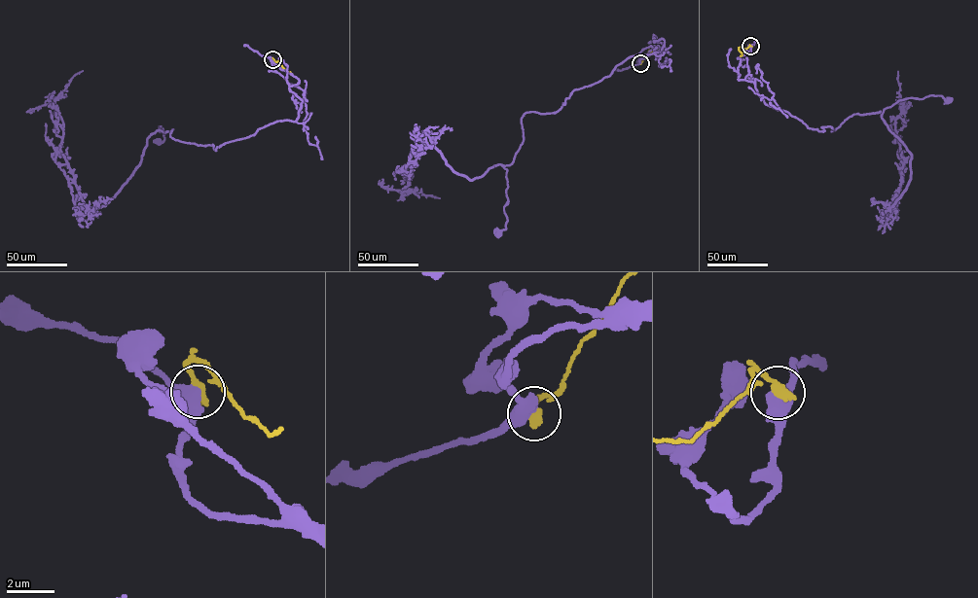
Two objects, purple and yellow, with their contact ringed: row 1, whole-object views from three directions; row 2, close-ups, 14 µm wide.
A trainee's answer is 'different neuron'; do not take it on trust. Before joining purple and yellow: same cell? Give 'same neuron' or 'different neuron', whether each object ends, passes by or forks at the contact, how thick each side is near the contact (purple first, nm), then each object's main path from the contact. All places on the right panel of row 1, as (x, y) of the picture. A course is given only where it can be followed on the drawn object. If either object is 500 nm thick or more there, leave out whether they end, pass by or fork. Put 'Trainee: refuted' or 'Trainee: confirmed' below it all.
different neuron; purple forks there; yellow ends there; 420 nm thick on the purple side, 480 nm on the other; purple runs (750, 47), (738, 57), (738, 79), (818, 131), (903, 99), (949, 100); yellow runs (750, 46), (739, 47), (741, 55)
Trainee: confirmed

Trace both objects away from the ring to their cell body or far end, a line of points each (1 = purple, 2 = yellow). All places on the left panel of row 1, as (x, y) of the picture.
1: (272, 60), (299, 81), (289, 88), (302, 101), (295, 121), (215, 150), (159, 125), (159, 142)
2: (272, 59), (276, 62), (279, 59), (283, 67), (291, 72)

